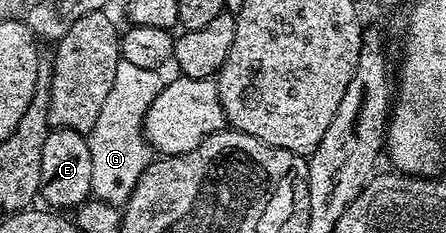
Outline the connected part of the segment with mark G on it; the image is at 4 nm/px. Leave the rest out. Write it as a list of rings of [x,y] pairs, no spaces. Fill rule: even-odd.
[[[122,59],[115,65],[110,95],[106,95],[106,103],[102,103],[102,111],[98,111],[94,127],[86,133],[90,151],[92,197],[97,202],[123,206],[146,167],[154,160],[153,150],[145,141],[142,130],[146,111],[160,94],[160,76],[155,69],[137,67]]]

